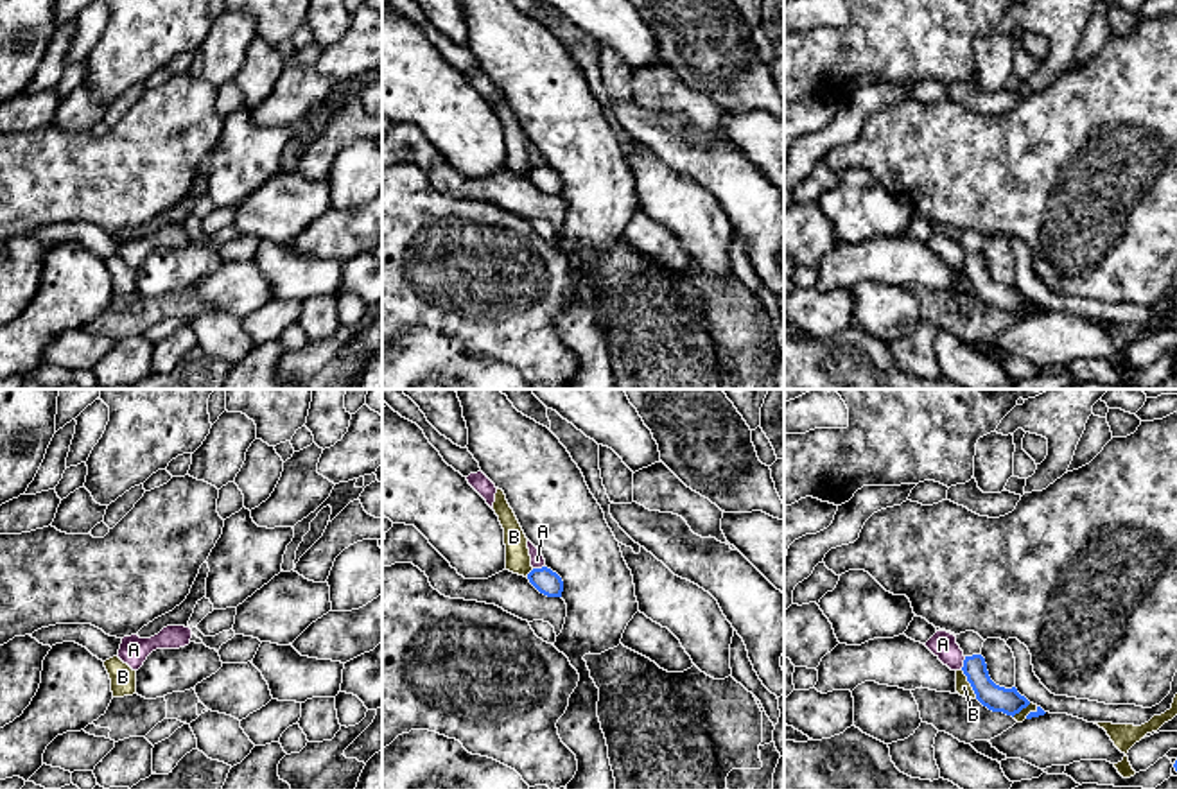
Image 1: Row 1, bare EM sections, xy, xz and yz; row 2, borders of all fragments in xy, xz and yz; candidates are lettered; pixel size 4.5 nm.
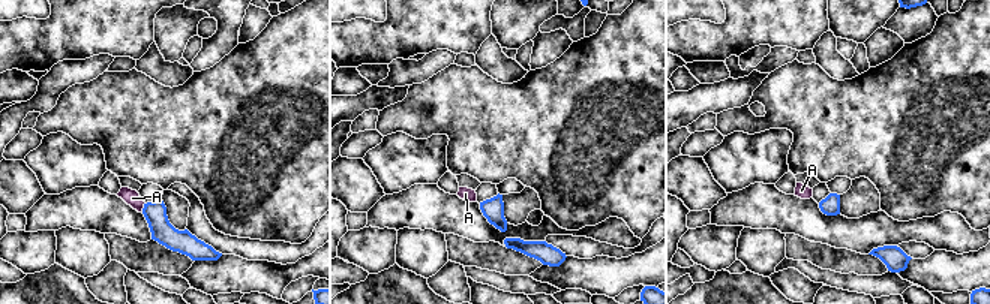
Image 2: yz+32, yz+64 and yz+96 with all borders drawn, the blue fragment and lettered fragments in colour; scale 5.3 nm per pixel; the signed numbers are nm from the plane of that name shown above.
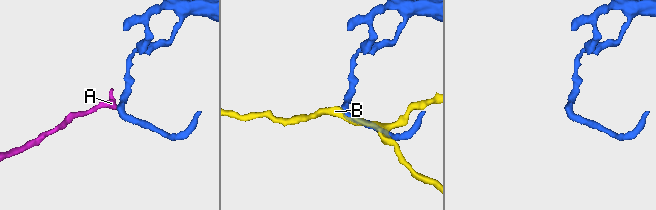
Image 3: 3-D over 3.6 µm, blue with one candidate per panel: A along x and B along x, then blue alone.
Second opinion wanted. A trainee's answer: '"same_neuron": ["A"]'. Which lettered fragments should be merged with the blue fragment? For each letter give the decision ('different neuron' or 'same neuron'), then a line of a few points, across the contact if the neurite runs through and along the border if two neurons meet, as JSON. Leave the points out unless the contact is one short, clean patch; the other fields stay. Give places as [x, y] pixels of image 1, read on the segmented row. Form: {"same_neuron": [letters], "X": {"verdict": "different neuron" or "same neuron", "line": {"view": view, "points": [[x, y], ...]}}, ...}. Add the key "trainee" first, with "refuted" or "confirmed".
{"trainee": "refuted", "same_neuron": [], "A": {"verdict": "different neuron", "line": {"view": "yz", "points": [[966, 657], [960, 669]]}}, "B": {"verdict": "different neuron", "line": {"view": "yz", "points": [[962, 669], [976, 698]]}}}

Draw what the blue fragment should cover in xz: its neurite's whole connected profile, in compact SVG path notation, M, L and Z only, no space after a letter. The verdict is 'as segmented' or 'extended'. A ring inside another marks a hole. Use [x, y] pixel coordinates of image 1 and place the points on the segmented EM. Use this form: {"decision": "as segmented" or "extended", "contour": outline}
{"decision": "as segmented", "contour": "M547 567L533 568L527 574L529 583L547 597L562 597L563 581L562 577Z"}

